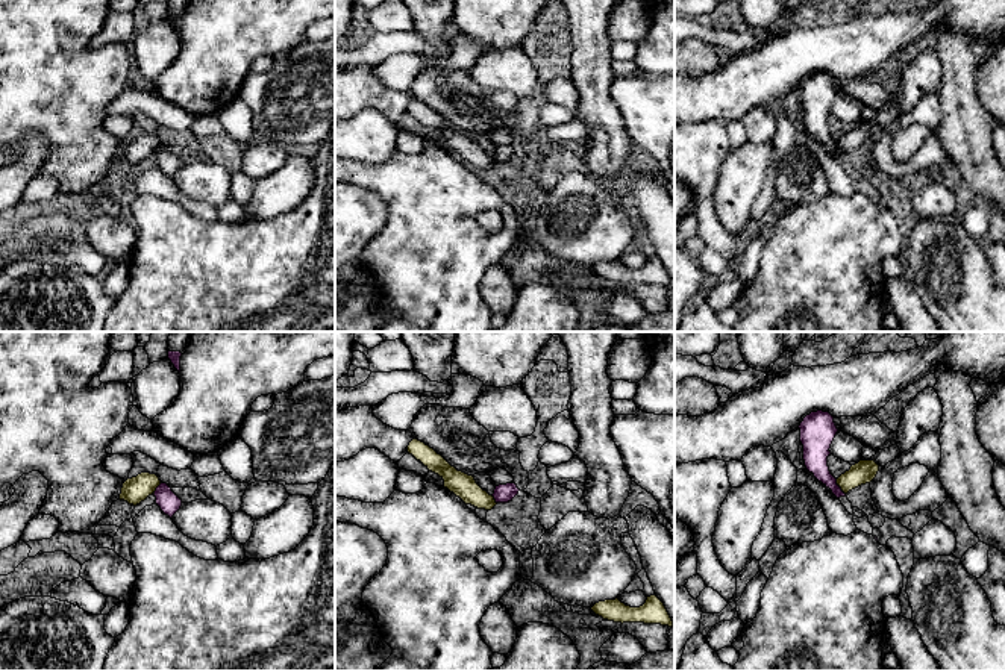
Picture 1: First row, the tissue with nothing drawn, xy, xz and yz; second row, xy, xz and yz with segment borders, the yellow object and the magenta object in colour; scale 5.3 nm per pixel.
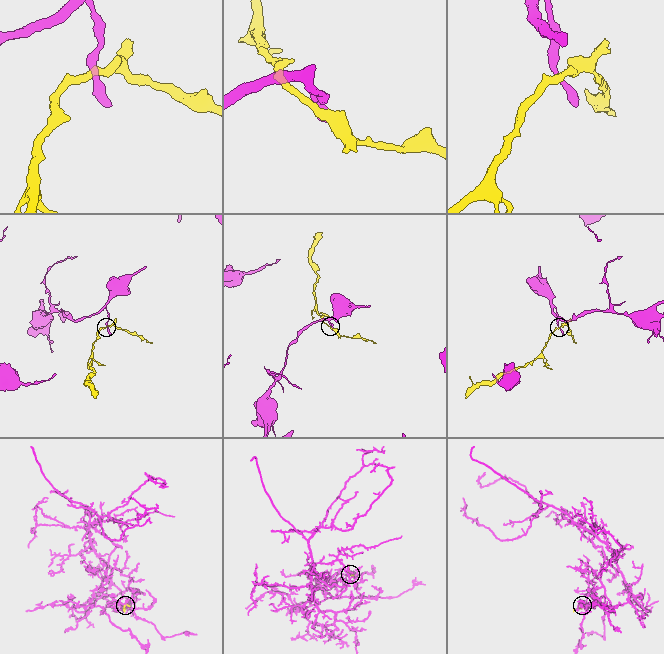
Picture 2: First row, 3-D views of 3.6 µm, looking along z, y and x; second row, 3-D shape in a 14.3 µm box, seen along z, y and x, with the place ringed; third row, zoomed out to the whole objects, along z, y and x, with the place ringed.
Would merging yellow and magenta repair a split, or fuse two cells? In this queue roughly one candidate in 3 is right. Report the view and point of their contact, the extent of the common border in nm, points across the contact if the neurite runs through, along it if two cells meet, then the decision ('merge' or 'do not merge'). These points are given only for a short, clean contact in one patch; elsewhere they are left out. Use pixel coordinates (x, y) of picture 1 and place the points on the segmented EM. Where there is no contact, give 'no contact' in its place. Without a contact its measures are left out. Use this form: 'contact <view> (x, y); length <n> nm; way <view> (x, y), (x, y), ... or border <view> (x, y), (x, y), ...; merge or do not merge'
contact yz (839, 485); length 100 nm; border yz (835, 479), (835, 483), (845, 494); do not merge

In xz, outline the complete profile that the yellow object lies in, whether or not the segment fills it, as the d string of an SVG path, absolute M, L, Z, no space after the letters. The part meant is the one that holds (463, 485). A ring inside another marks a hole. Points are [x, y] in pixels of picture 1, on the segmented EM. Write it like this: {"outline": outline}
{"outline": "M414 438L408 445L408 453L429 471L438 474L444 480L444 488L459 497L465 504L485 510L491 510L497 504L494 497L484 491L473 476L458 471L424 442Z"}

